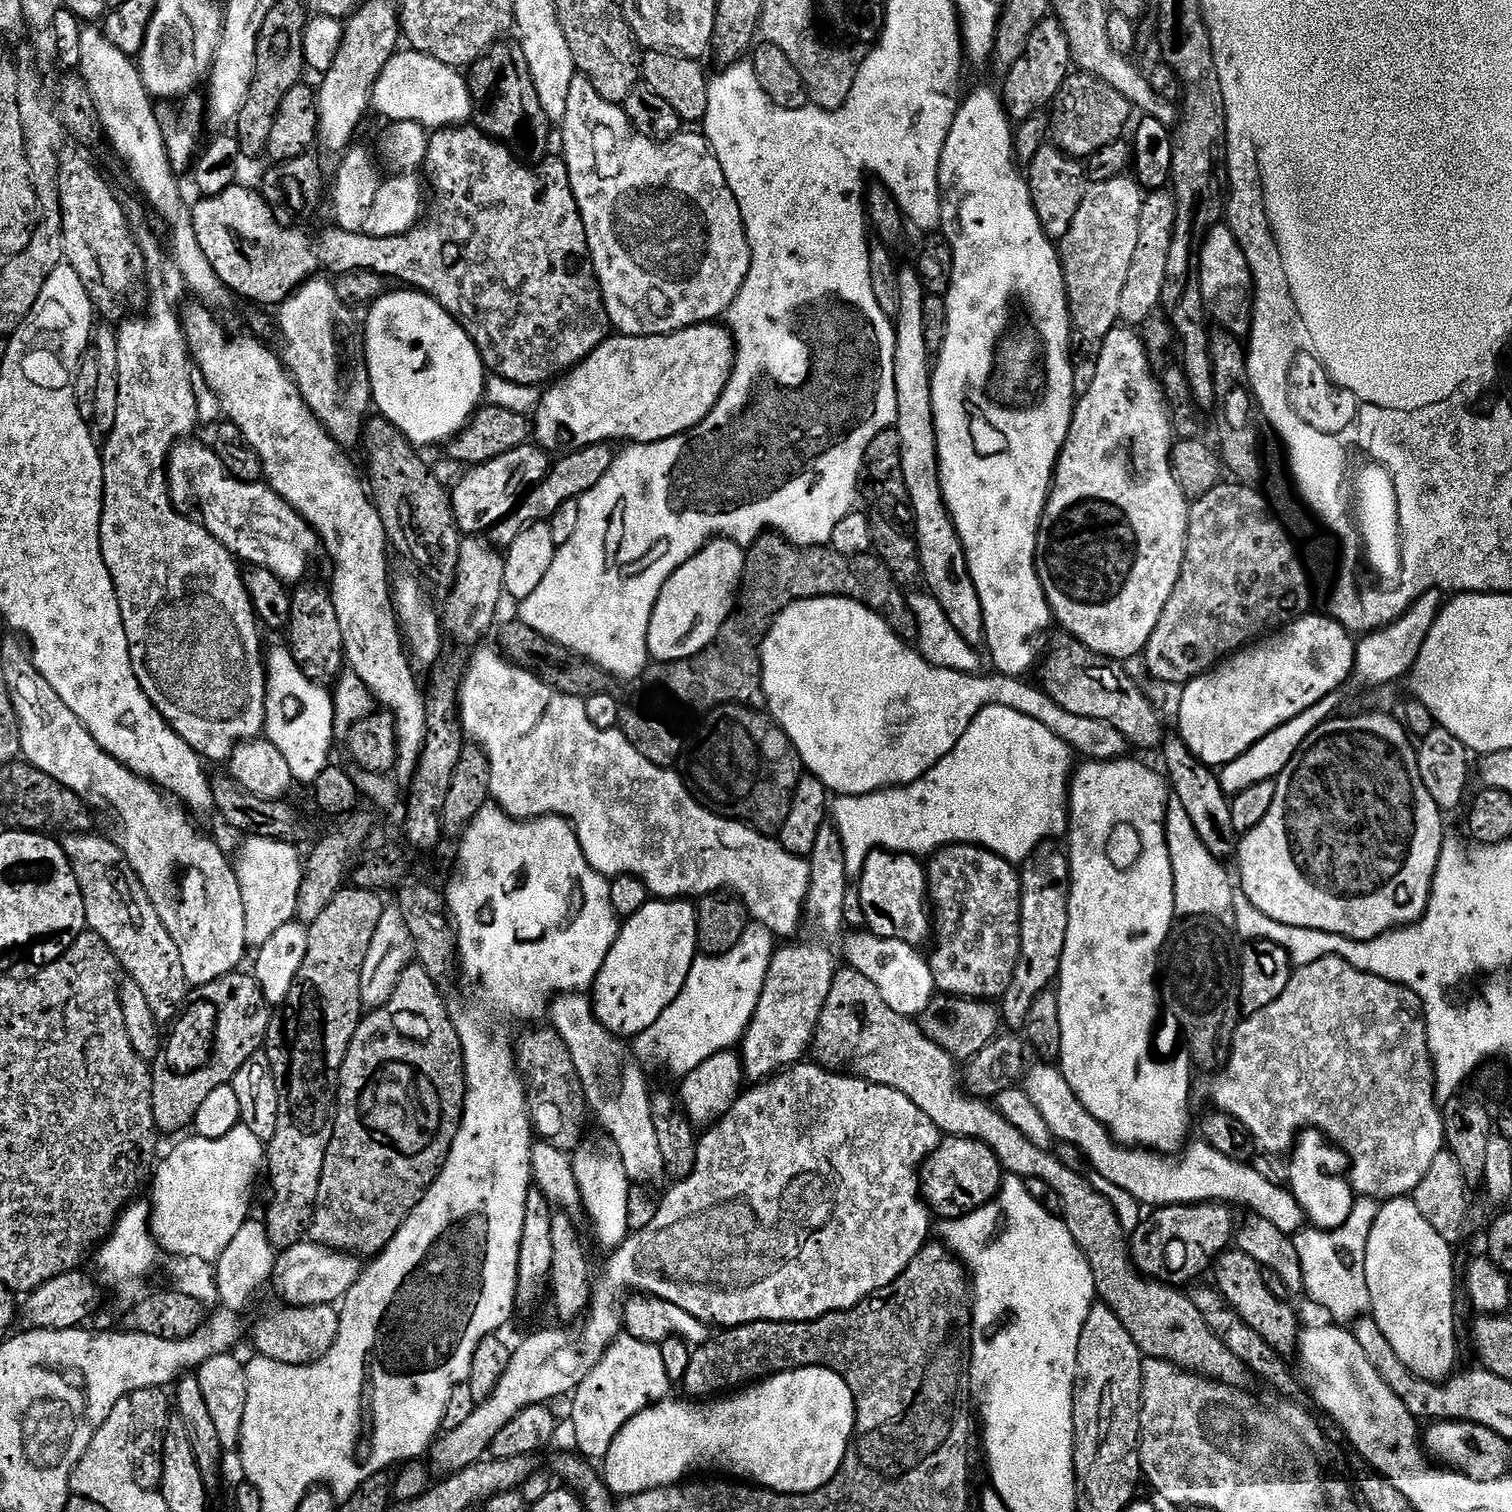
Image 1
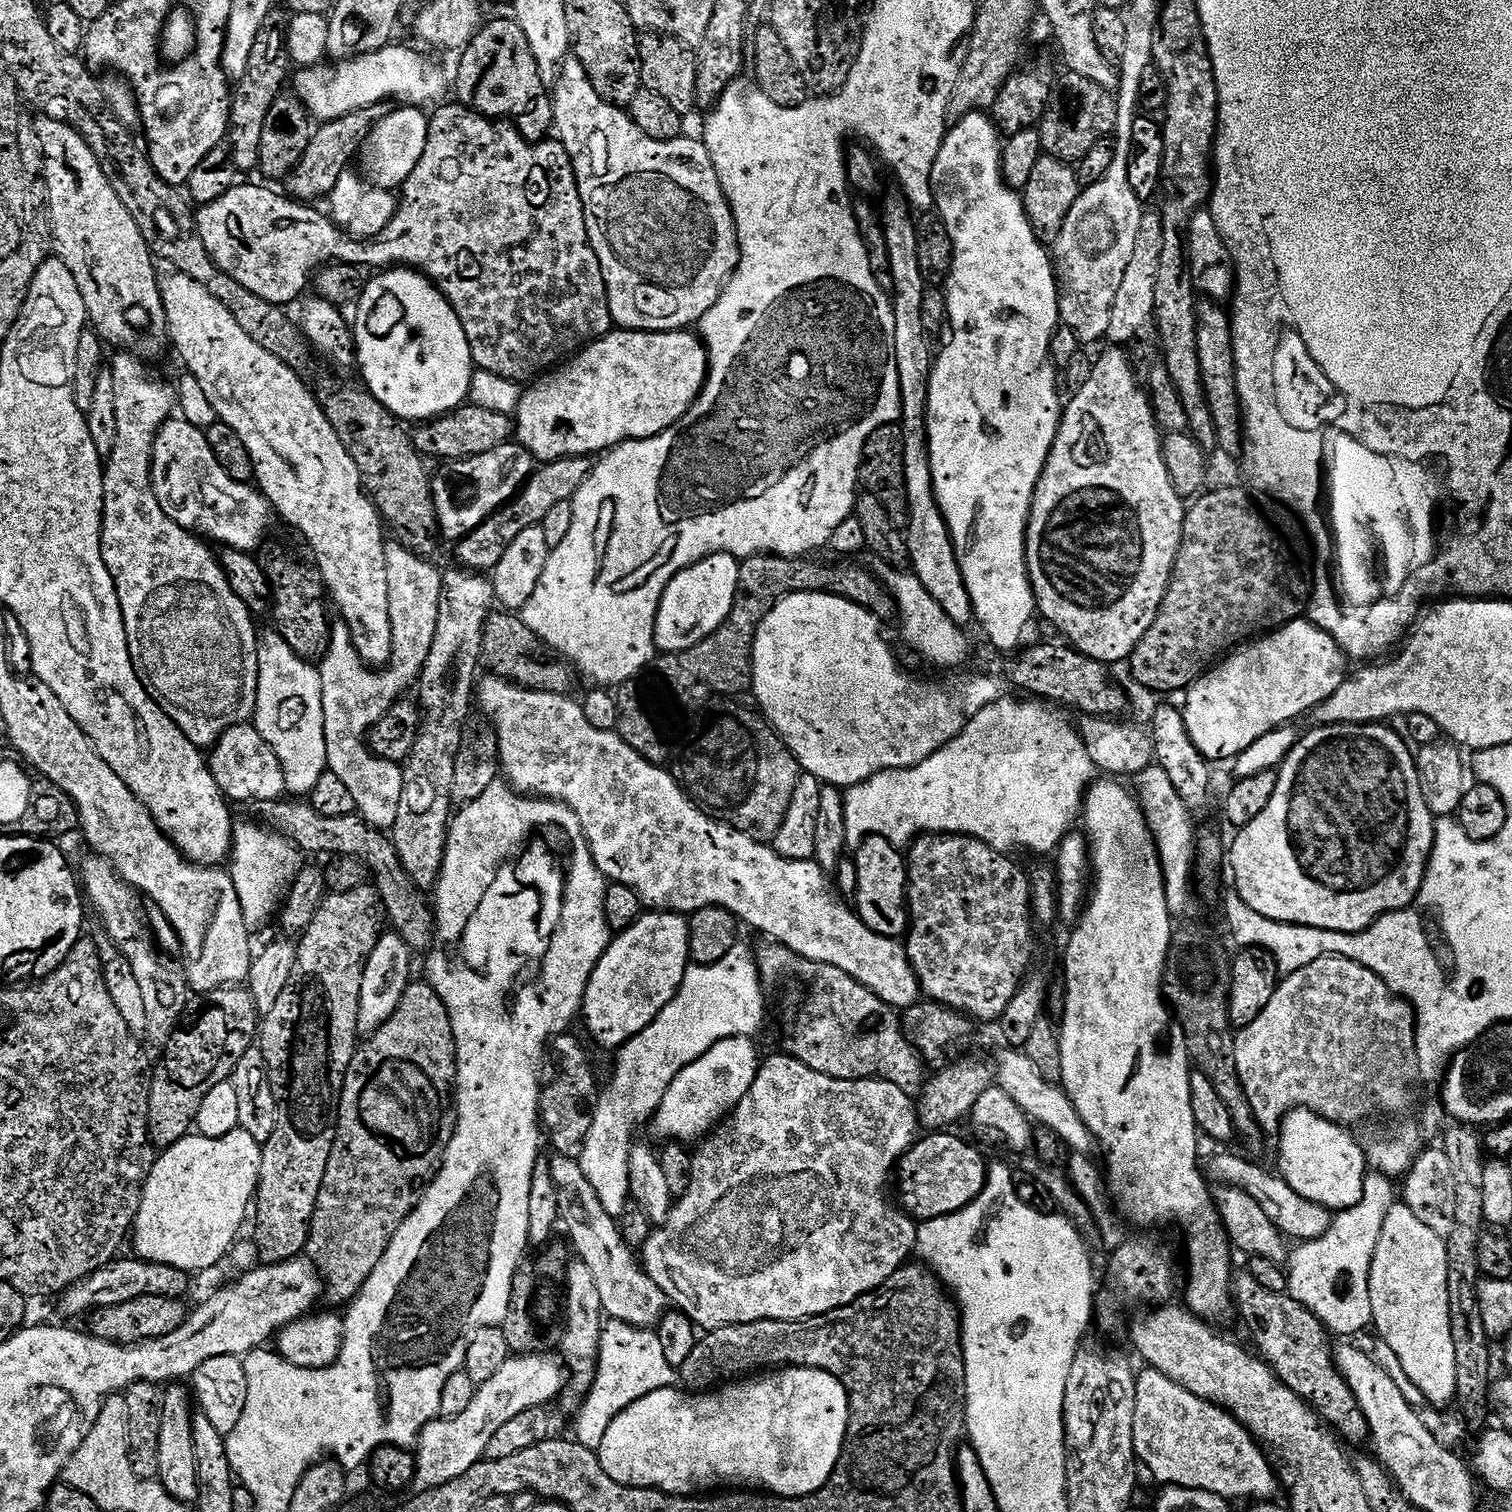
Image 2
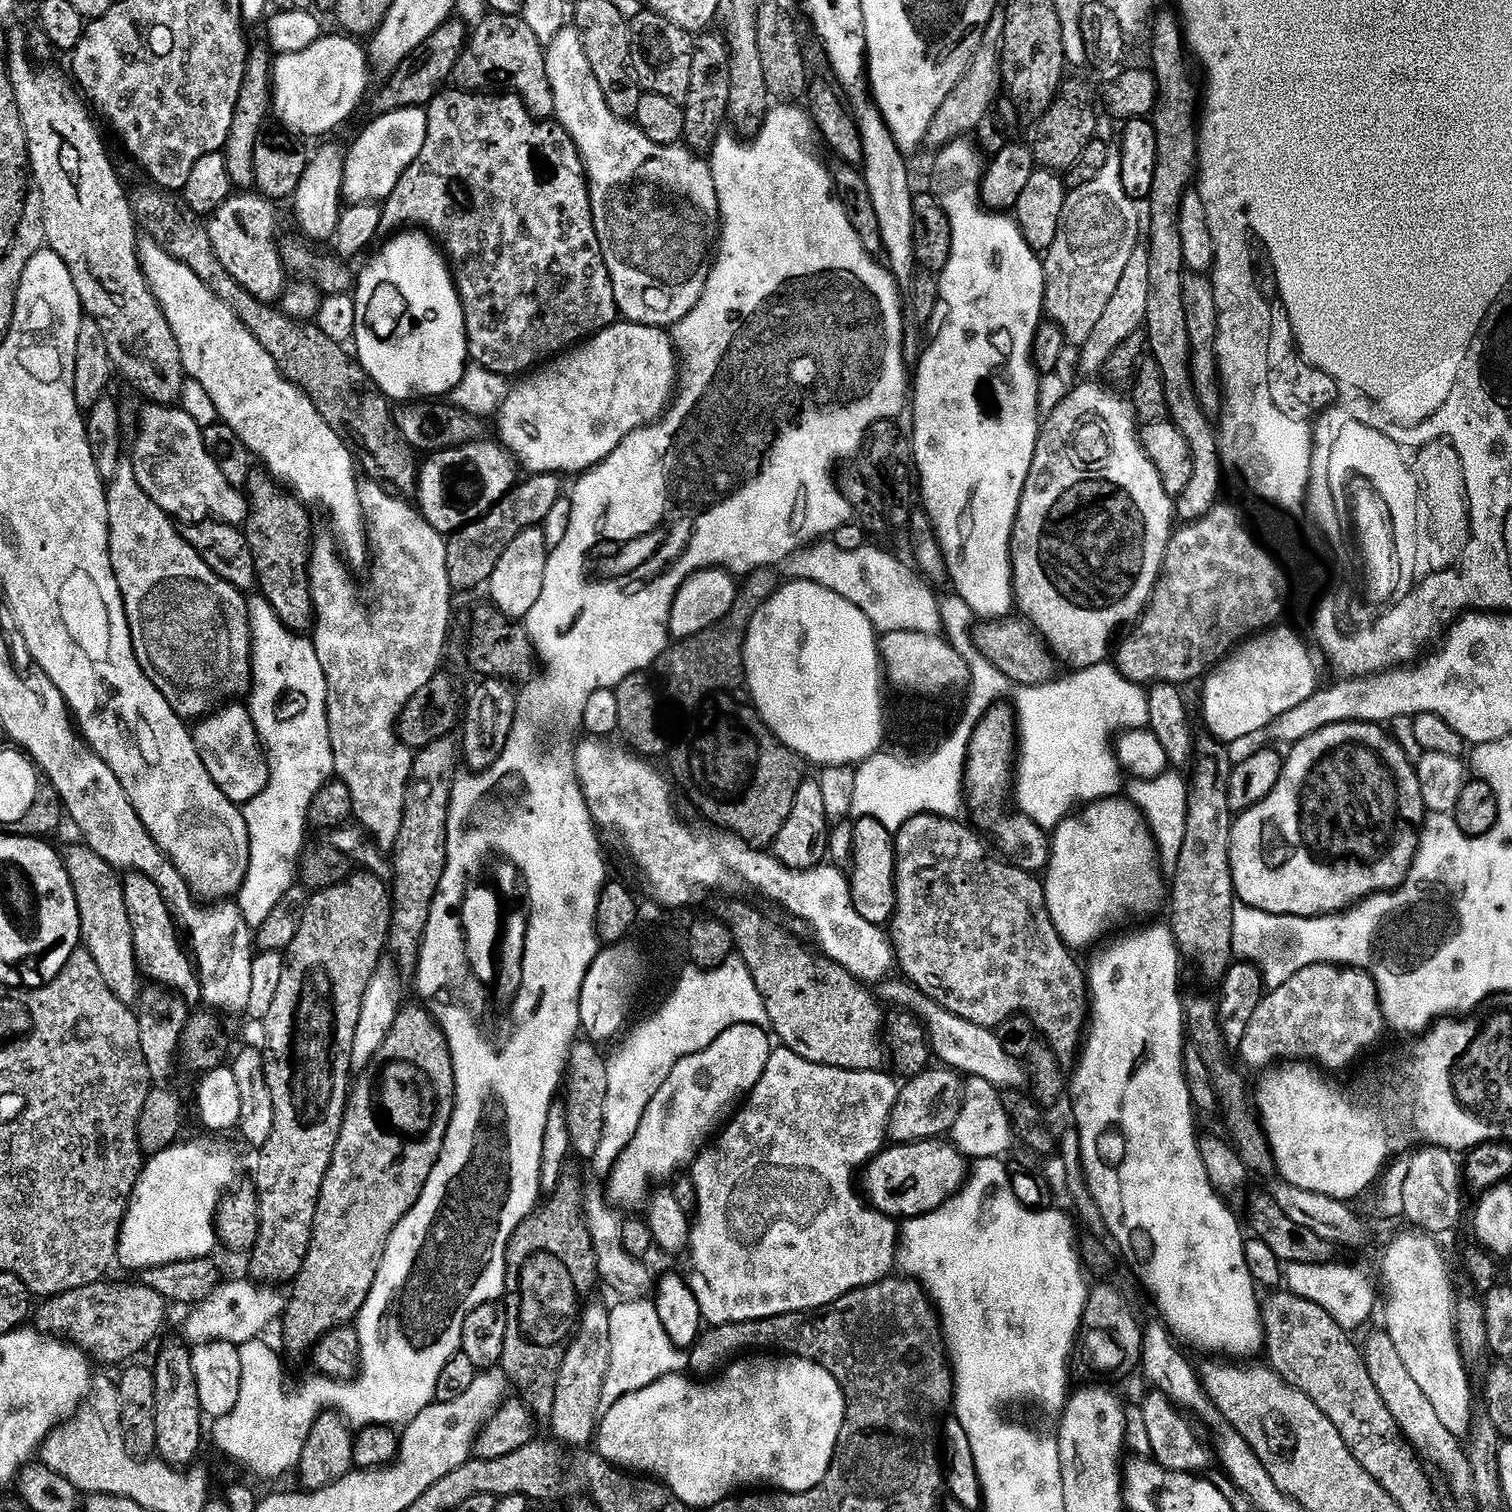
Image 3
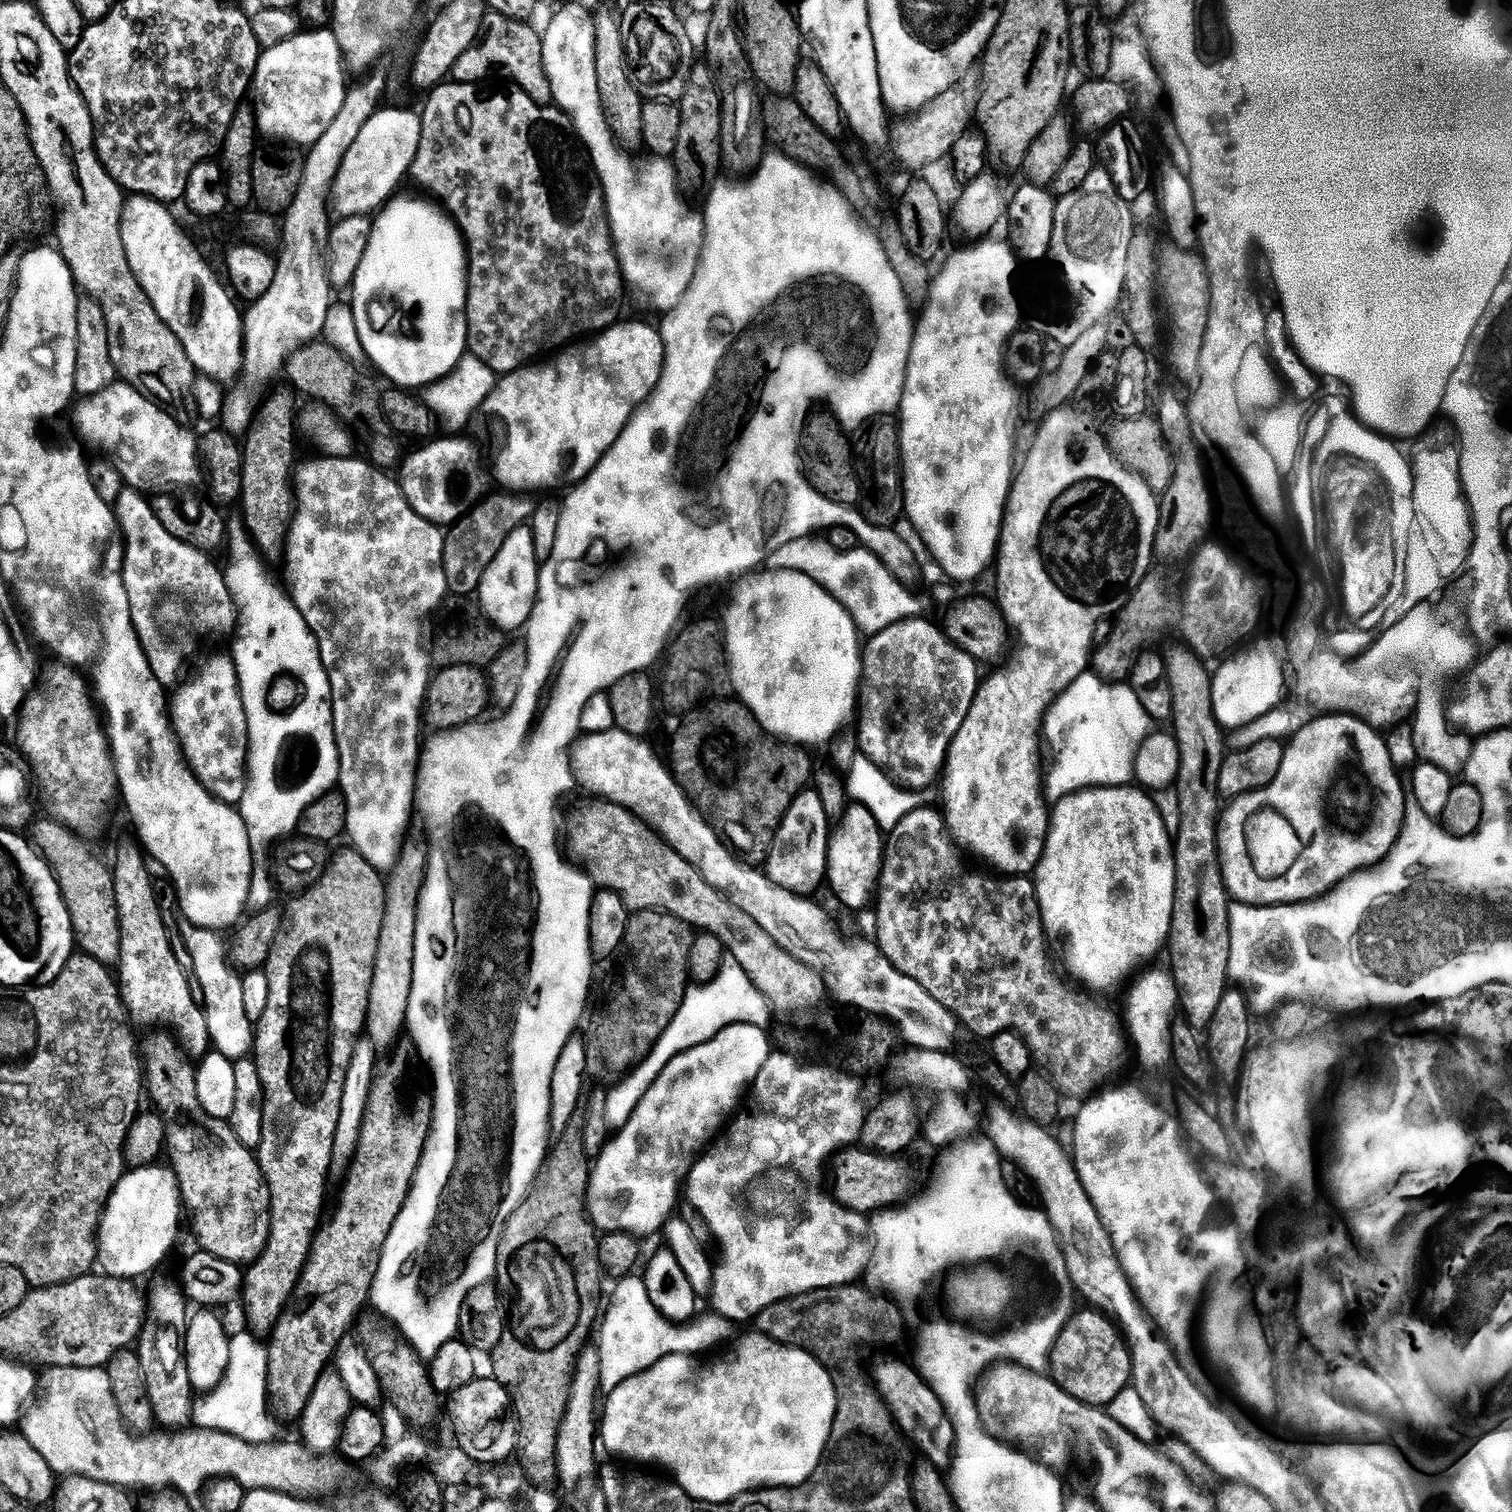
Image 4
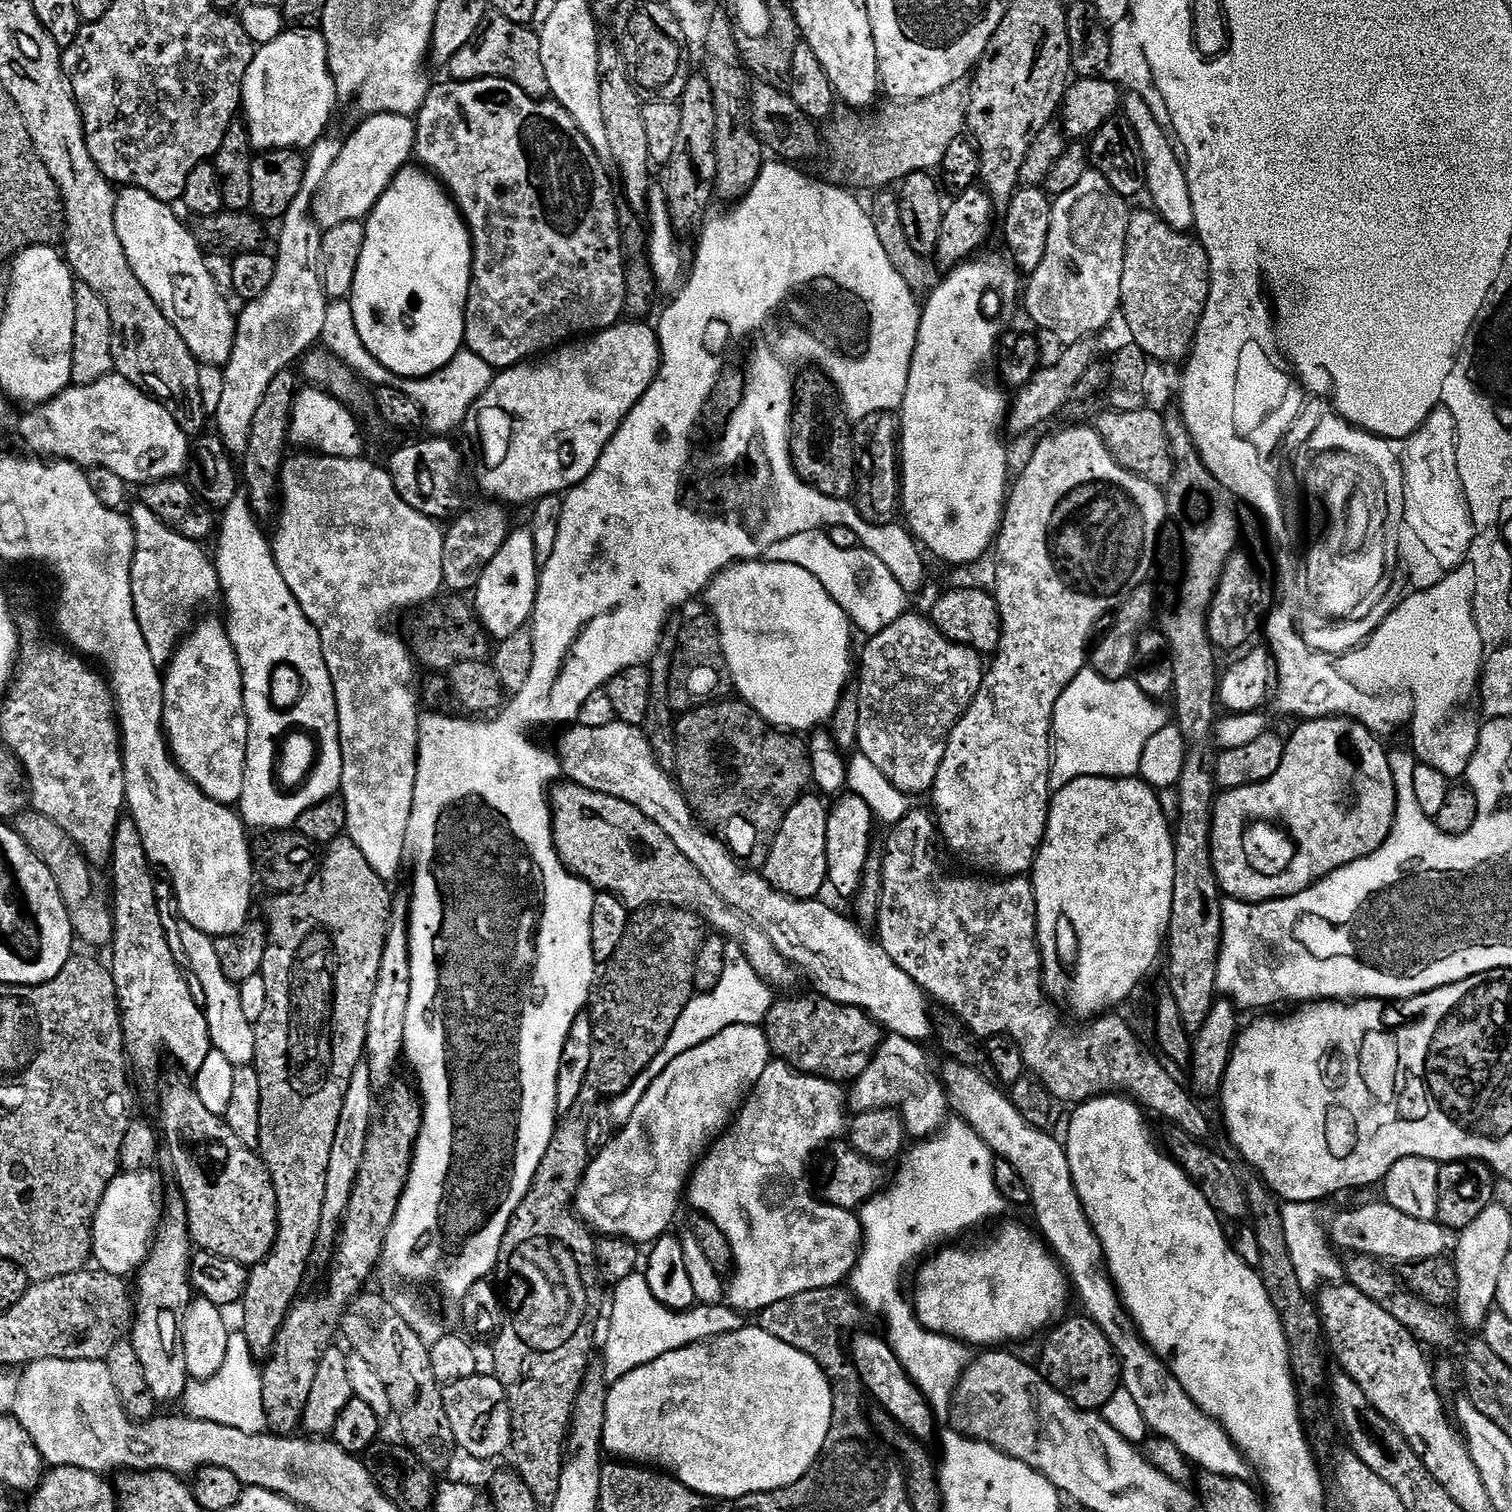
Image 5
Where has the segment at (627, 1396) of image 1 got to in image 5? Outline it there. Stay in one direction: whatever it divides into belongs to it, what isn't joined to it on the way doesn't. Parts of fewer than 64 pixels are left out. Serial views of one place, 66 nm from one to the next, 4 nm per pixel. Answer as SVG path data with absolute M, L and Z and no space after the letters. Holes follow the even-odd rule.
M635 1272L615 1283L610 1306L610 1318L604 1340L604 1372L607 1381L618 1380L630 1370L640 1365L649 1364L654 1358L662 1354L673 1352L675 1349L684 1348L688 1344L701 1343L713 1336L729 1332L741 1327L741 1315L735 1309L729 1308L726 1304L719 1305L695 1305L685 1311L674 1311L651 1295L643 1273Z

